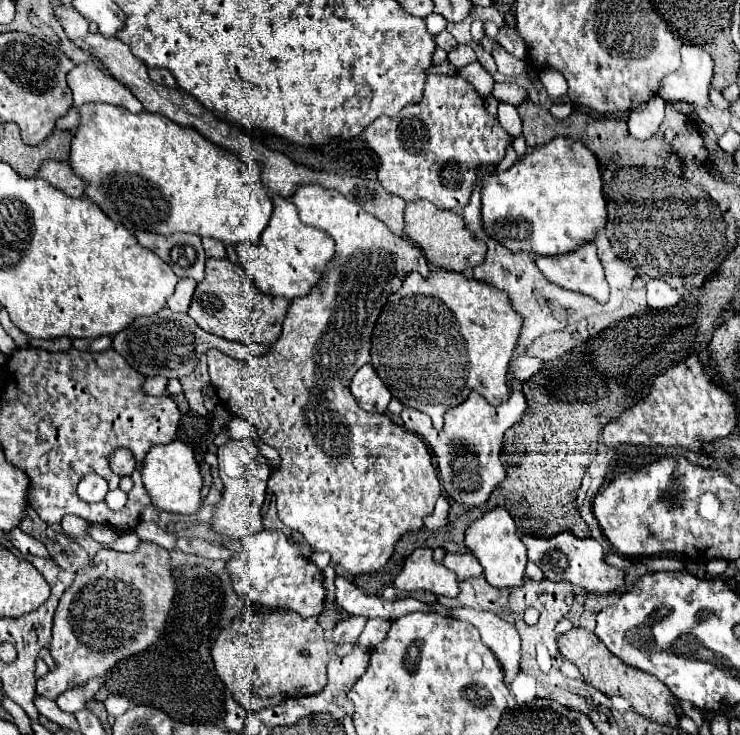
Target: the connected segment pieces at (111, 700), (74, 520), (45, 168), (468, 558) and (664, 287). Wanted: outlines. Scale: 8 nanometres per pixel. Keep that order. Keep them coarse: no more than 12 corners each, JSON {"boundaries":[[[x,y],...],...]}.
{"boundaries":[[[109,696],[105,708],[111,716],[129,710],[131,700],[125,696]],[[79,516],[61,520],[63,532],[69,536],[87,534],[89,522]],[[47,160],[37,178],[71,198],[83,196],[85,182],[69,162]],[[445,554],[459,582],[483,574],[471,554]],[[659,278],[647,280],[647,304],[661,310],[679,294]]]}

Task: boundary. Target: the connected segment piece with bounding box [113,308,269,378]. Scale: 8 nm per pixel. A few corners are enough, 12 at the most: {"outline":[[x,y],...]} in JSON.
{"outline":[[169,308],[135,318],[113,348],[143,376],[181,378],[216,348],[247,360],[267,346],[227,342]]}

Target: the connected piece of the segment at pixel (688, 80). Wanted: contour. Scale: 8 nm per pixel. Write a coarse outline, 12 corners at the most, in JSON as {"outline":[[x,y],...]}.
{"outline":[[683,42],[681,68],[659,96],[709,106],[711,56]]}

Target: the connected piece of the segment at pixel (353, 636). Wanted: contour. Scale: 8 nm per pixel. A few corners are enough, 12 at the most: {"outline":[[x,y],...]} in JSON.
{"outline":[[351,616],[335,626],[331,644],[357,642],[367,618]]}

